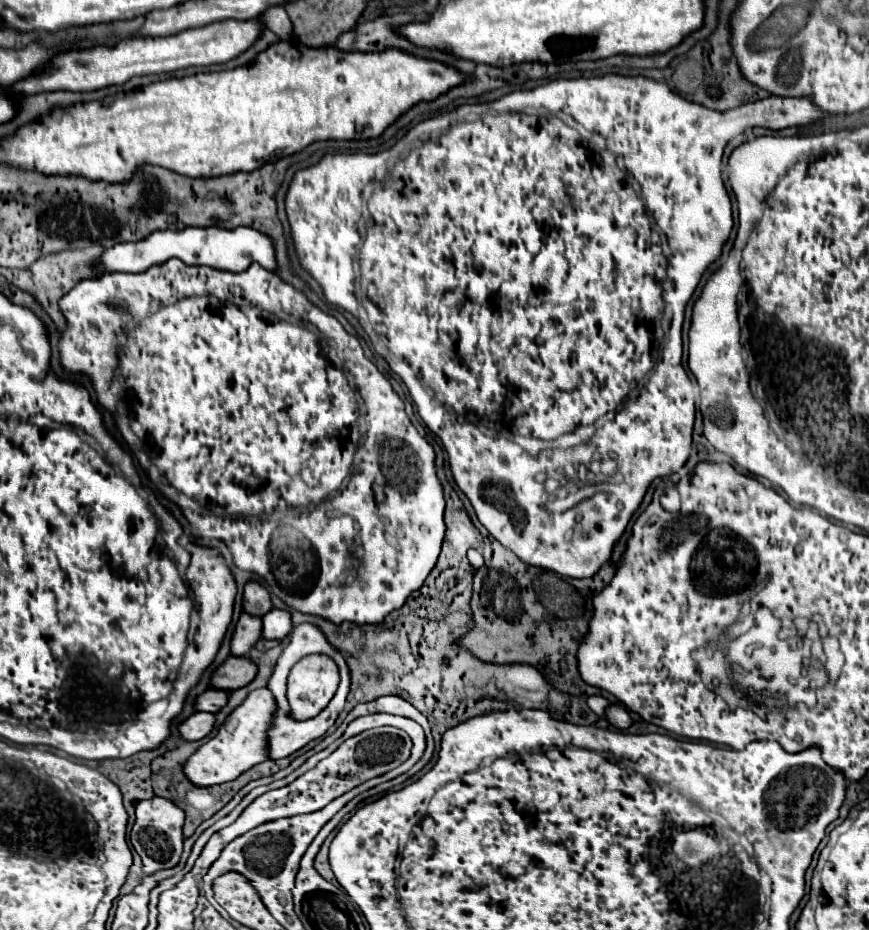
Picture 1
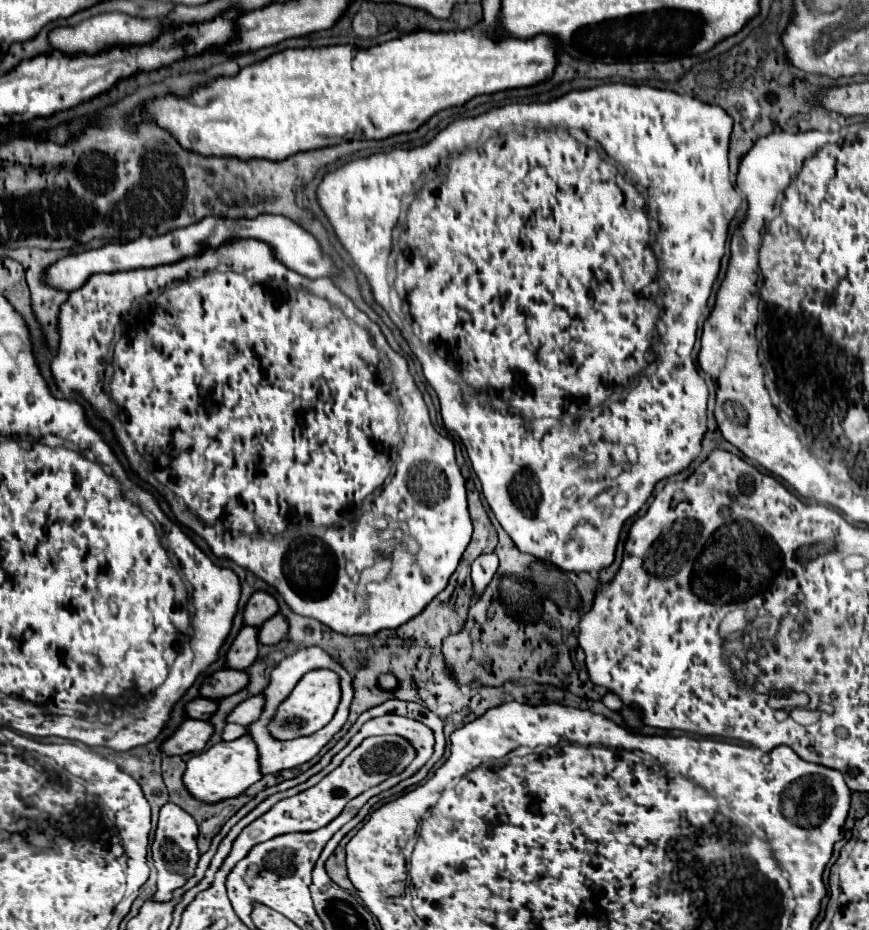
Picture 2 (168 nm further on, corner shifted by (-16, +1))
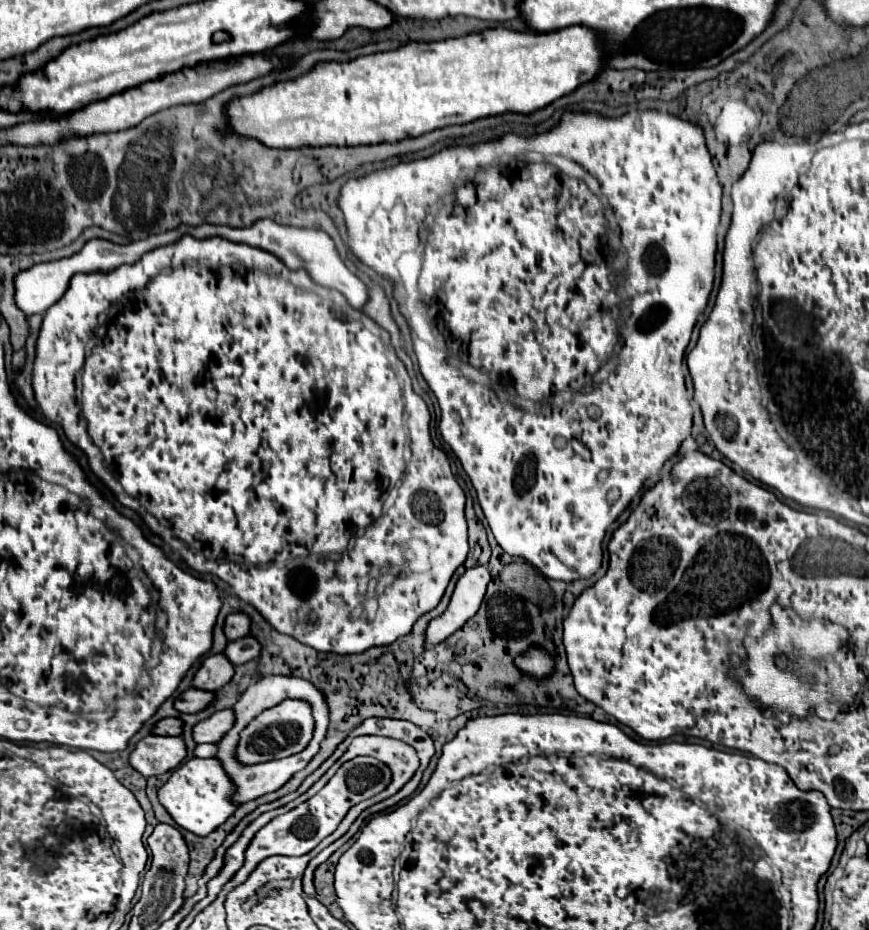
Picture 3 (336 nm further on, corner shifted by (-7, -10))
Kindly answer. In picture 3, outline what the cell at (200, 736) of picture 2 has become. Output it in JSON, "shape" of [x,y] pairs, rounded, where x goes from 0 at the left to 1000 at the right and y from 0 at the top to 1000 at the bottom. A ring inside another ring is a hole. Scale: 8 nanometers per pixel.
{"shape":[[[165,792],[148,812],[148,823],[165,835],[176,835],[201,827],[213,816],[213,799],[208,792]]]}

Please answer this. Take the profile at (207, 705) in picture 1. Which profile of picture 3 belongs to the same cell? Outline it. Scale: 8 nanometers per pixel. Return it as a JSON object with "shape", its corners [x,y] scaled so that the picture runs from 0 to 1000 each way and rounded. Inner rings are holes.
{"shape":[[[185,773],[178,777],[178,782],[174,784],[176,790],[208,790],[208,775],[206,773]]]}

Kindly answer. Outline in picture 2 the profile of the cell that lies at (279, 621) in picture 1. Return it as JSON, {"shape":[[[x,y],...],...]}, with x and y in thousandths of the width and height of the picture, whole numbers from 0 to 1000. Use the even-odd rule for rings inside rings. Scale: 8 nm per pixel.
{"shape":[[[320,658],[318,662],[313,662],[311,667],[304,669],[304,673],[299,673],[297,680],[297,688],[301,692],[320,692],[329,682],[331,682],[331,667]]]}

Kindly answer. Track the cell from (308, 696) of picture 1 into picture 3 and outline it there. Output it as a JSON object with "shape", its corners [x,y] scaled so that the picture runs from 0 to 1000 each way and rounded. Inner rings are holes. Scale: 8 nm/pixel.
{"shape":[[[326,754],[321,760],[312,760],[296,769],[277,788],[270,814],[277,823],[293,823],[305,820],[312,816],[326,816],[339,812],[353,803],[360,790],[360,771],[358,760],[349,754]]]}

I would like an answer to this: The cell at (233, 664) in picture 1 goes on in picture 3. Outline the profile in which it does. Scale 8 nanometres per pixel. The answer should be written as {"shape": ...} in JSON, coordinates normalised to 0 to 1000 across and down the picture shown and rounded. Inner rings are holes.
{"shape":[[[224,739],[215,741],[213,745],[208,745],[204,752],[201,752],[201,762],[206,767],[227,767],[231,765],[234,760],[238,760],[245,752],[245,745],[241,743],[229,743]]]}

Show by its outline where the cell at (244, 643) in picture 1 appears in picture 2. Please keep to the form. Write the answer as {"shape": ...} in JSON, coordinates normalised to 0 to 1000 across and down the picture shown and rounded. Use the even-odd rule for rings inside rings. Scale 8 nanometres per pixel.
{"shape":[[[281,673],[260,703],[260,716],[272,718],[272,720],[283,720],[295,710],[297,695],[299,695],[297,675],[295,673]]]}

